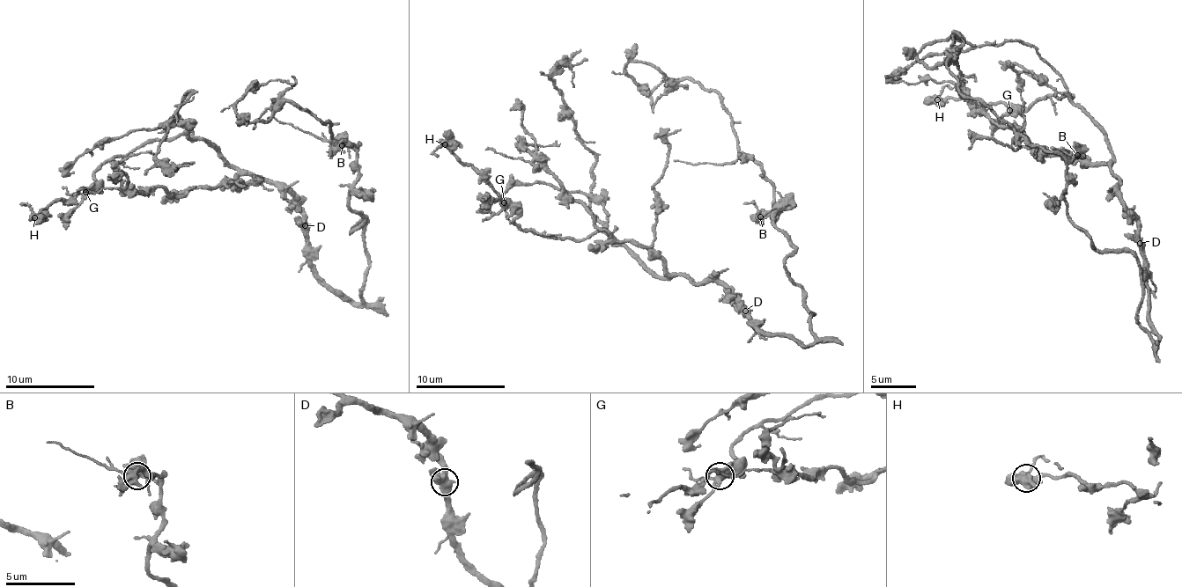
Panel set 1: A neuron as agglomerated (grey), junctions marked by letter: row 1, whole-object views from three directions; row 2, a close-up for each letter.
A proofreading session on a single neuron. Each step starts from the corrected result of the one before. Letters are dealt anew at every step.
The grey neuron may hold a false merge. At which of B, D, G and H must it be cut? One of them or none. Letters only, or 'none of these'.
none of these

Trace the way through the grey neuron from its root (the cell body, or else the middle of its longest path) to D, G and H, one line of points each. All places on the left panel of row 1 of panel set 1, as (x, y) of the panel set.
D: (362, 295), (358, 304), (347, 303), (316, 273), (312, 263), (308, 229), (304, 225)
G: (362, 295), (347, 303), (316, 273), (300, 201), (240, 174), (201, 139), (178, 135), (112, 156), (85, 192)
H: (362, 295), (347, 303), (316, 273), (300, 201), (184, 134), (112, 156), (98, 182), (34, 217)

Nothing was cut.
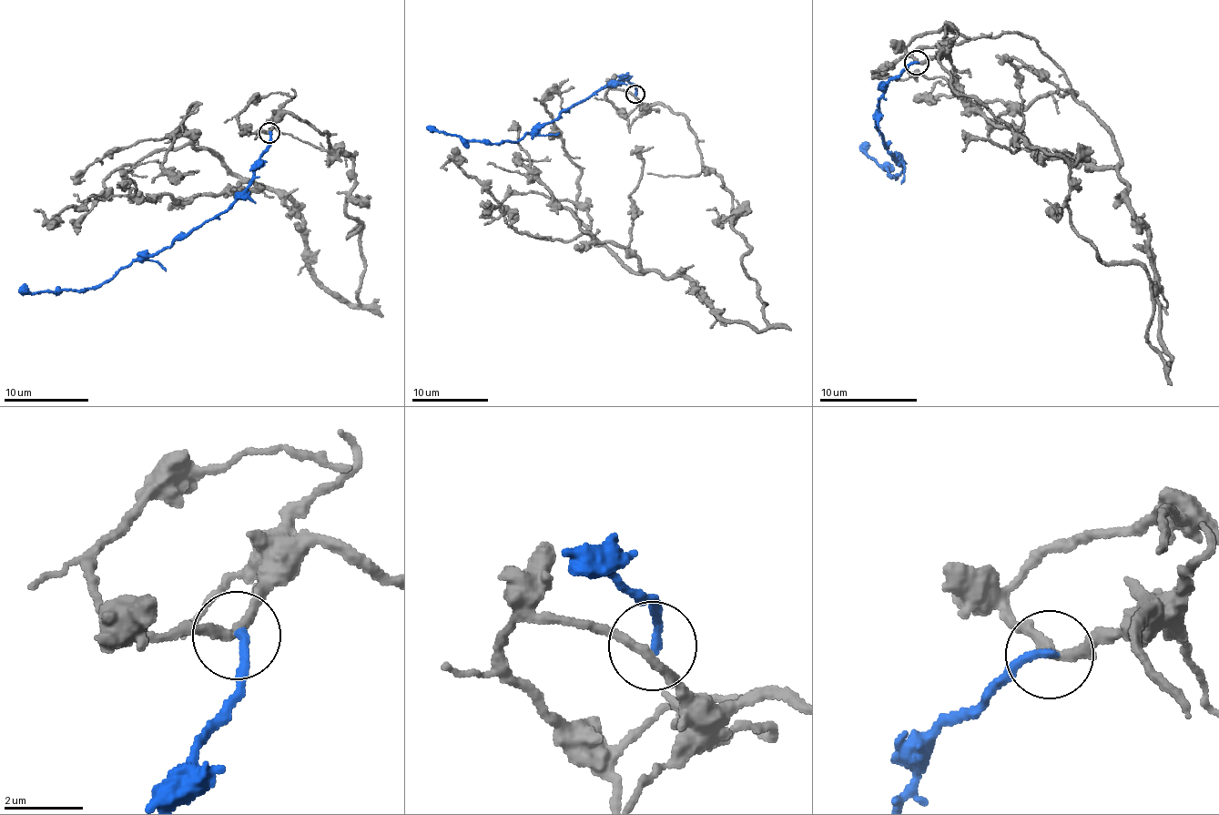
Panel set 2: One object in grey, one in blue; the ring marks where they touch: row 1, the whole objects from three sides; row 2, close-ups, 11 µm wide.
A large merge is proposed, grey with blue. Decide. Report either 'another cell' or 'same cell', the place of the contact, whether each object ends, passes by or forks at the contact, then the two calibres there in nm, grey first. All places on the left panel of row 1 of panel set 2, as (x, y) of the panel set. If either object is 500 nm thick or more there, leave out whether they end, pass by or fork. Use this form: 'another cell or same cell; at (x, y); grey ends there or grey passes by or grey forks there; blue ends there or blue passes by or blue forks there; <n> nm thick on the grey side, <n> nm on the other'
another cell; at (269, 132); grey passes by; blue ends there; 240 nm thick on the grey side, 220 nm on the other

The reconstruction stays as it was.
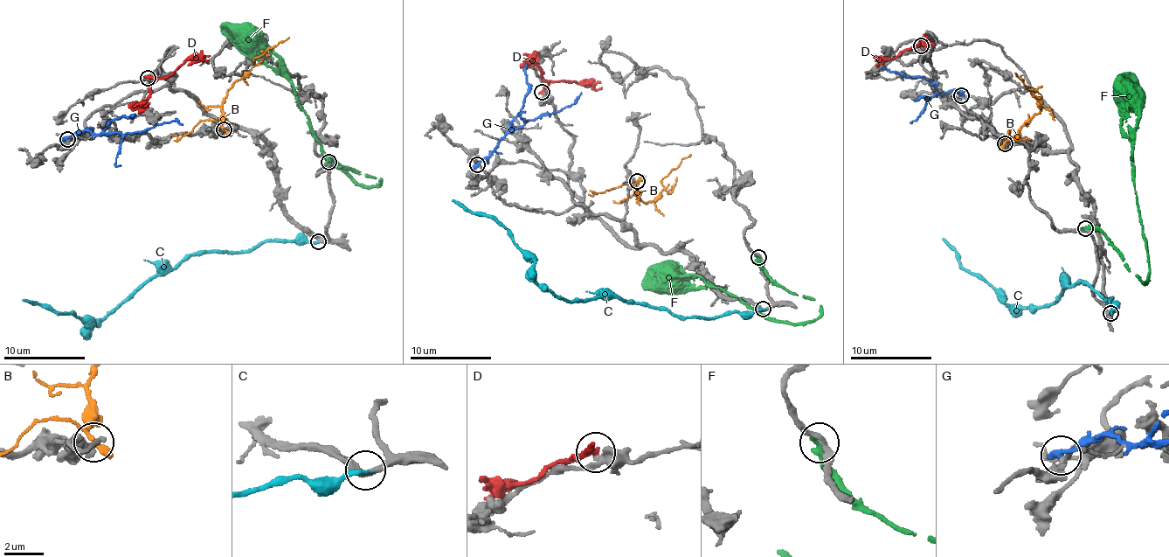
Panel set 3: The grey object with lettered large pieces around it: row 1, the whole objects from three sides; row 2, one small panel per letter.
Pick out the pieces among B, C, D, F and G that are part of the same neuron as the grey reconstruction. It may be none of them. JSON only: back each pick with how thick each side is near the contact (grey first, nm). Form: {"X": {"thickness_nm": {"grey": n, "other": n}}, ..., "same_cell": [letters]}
{"same_cell": []}

